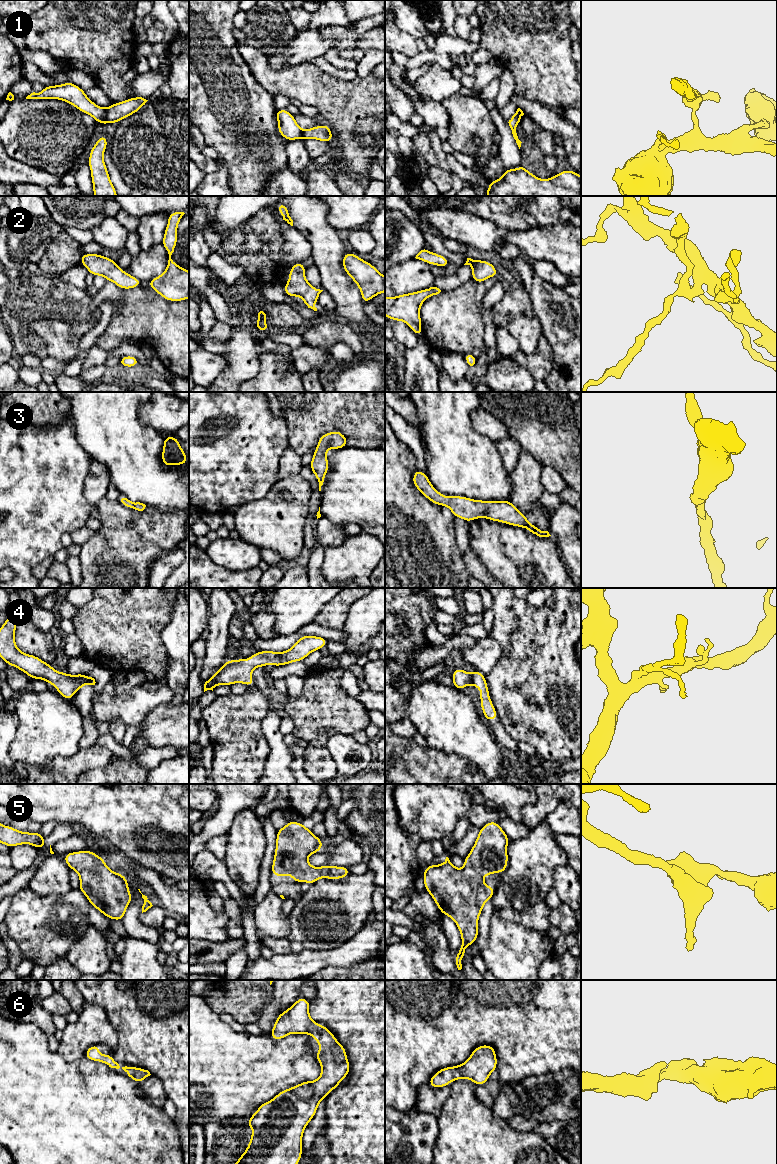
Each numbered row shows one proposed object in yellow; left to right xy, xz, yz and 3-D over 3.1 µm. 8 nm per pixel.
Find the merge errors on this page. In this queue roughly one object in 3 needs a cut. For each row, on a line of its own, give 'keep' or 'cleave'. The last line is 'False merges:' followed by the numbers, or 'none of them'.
1: cleave
2: keep
3: keep
4: keep
5: keep
6: keep
False merges: 1

